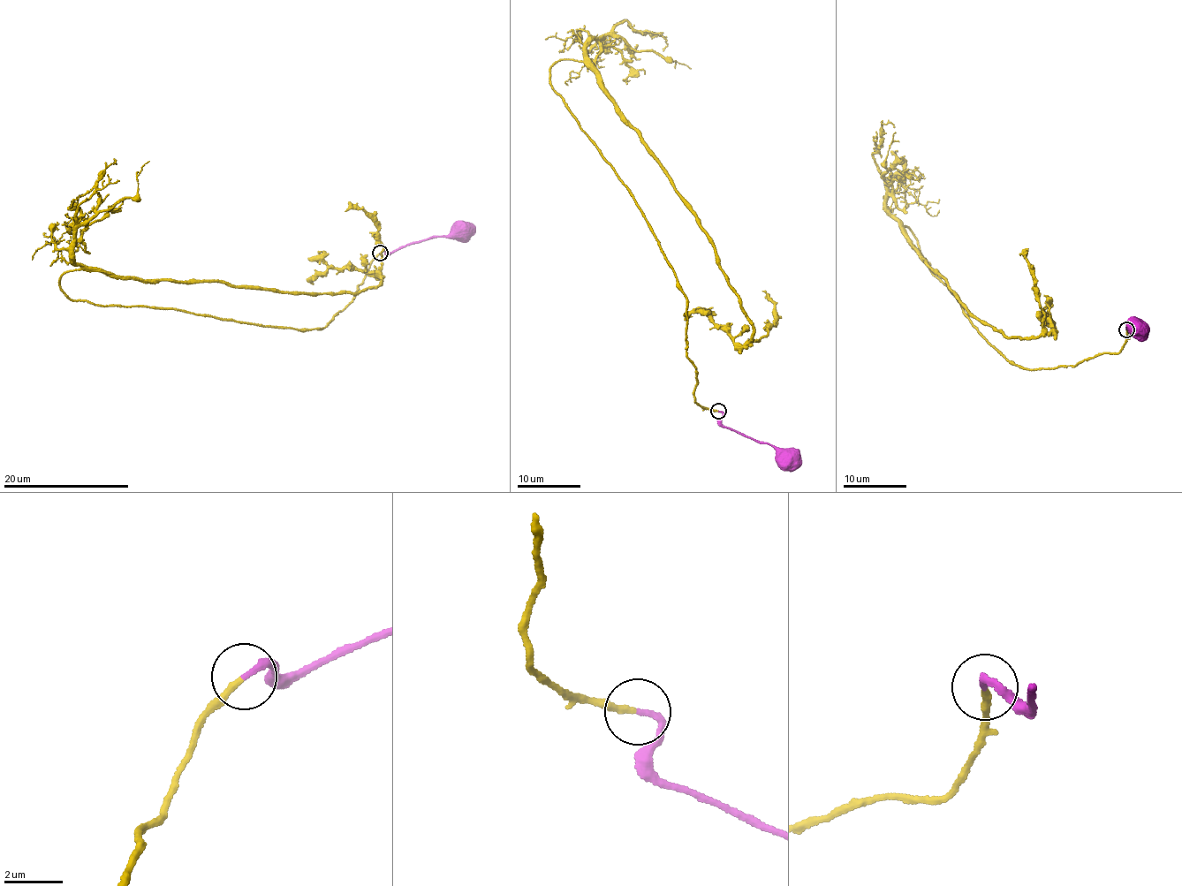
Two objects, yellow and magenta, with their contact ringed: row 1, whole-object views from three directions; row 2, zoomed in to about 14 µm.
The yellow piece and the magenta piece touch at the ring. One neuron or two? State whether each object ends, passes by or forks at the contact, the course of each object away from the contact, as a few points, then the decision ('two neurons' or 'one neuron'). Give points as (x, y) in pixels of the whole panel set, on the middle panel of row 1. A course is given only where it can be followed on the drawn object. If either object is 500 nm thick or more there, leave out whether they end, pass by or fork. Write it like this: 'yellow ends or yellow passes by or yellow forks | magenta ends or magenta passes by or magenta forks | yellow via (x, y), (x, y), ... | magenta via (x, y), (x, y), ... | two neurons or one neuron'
yellow ends | magenta ends | yellow via (717, 412), (694, 400), (680, 286), (553, 64), (598, 75), (750, 341), (777, 318), (762, 291) | magenta via (718, 412), (722, 412), (722, 424), (767, 442), (781, 458), (786, 458) | one neuron

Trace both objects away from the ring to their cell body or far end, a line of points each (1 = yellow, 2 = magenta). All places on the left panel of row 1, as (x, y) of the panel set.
1: (381, 253), (317, 330), (62, 291), (102, 269), (353, 294), (382, 283), (382, 247), (375, 219), (345, 211)
2: (381, 253), (390, 252), (430, 237), (457, 236), (460, 231)

